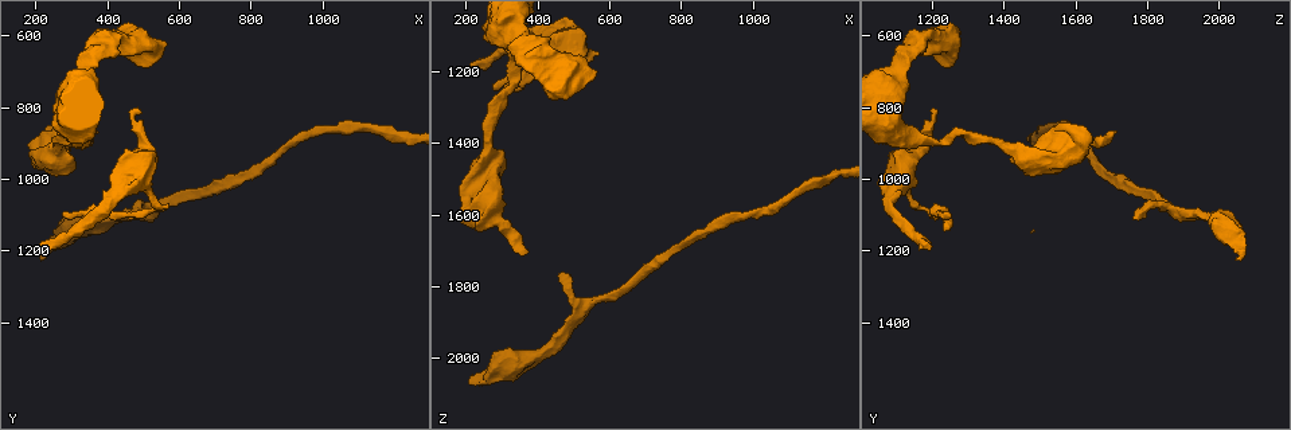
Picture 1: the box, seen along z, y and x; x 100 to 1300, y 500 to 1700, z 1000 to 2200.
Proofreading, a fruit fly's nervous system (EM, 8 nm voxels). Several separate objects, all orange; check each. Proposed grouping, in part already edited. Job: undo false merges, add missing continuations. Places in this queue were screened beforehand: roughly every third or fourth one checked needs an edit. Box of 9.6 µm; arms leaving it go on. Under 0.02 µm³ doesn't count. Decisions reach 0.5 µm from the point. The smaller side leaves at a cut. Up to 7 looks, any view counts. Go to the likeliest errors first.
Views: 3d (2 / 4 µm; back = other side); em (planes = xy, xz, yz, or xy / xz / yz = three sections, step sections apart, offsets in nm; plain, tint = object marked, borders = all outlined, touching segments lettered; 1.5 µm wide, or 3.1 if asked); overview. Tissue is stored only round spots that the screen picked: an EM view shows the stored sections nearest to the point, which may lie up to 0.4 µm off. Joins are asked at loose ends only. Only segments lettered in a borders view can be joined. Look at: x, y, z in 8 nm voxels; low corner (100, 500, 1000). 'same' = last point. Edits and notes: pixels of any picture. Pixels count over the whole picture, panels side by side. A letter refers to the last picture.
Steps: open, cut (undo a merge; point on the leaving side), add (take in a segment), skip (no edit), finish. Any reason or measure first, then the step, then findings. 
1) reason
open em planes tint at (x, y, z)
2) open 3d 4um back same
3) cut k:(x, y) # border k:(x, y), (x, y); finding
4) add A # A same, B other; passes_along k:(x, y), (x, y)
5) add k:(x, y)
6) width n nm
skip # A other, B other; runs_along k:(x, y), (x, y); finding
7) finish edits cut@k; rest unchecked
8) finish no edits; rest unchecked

long arm stops here
open 3d 4um at (200, 1190, 1190)

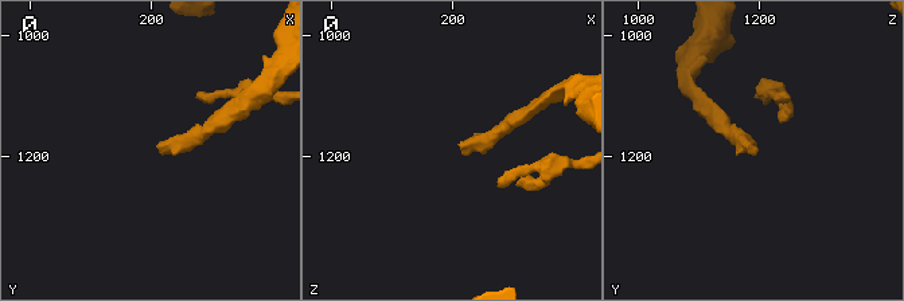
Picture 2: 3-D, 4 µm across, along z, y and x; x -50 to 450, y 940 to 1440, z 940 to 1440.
open em yz step 4 borders at (215, 1175, 1180)

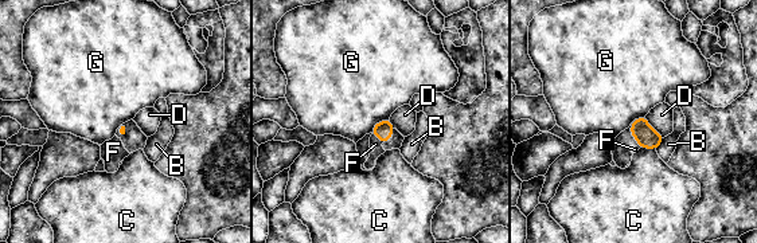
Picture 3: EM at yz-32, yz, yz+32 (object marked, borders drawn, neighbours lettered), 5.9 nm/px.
another direction
open em planes borders same

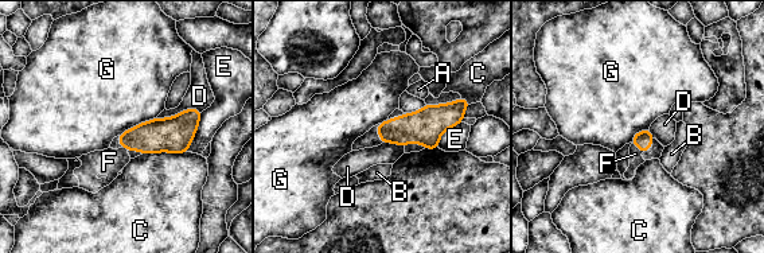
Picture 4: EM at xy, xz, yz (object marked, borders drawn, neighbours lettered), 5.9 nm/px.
width 110 nm
add F # A other, B other, C other, D other, E other, F same, G other; it goes on there

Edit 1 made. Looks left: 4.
an open end
open em planes borders at (380, 870, 1700)

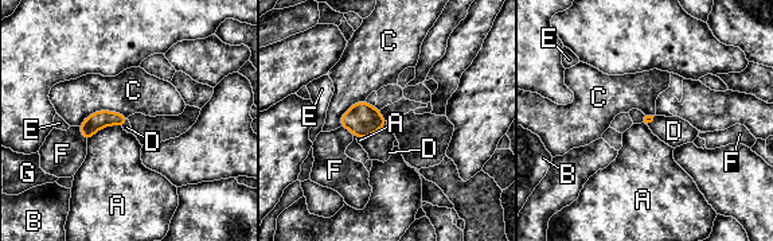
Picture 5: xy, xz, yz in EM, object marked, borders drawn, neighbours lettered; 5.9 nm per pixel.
add D # A other, B other, C other, D same, E other, F other, G other; passes_along 5:(362, 119), (375, 131), (379, 146); the neuron continues

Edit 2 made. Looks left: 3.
tapers out
open em planes borders at (210, 1220, 2050)

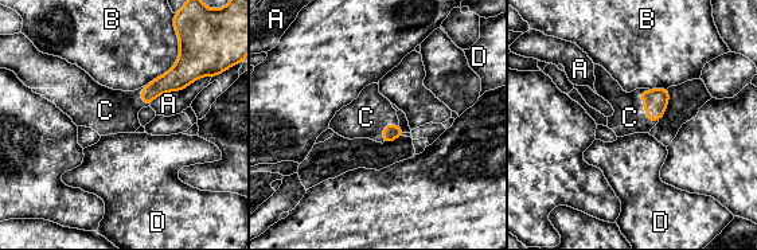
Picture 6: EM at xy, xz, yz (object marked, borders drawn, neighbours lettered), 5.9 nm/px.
width 90 nm; longest_contact A 360 nm
add C # A other, B other, C same, D other; it goes on there

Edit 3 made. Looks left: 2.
finish edits add@4, add@5, add@6; rest unchecked

